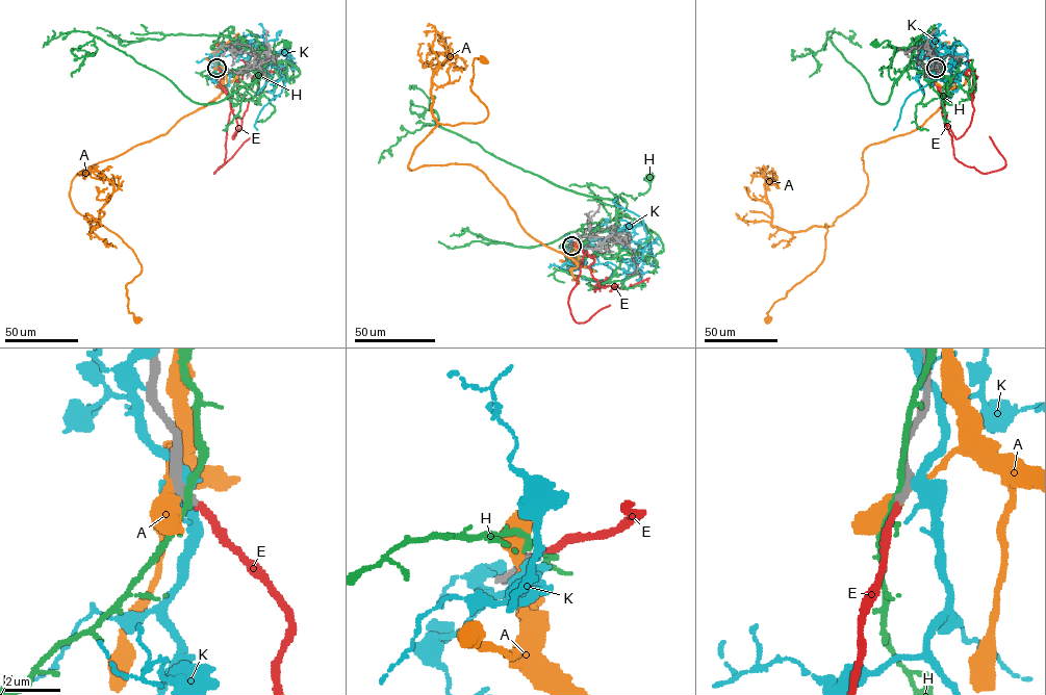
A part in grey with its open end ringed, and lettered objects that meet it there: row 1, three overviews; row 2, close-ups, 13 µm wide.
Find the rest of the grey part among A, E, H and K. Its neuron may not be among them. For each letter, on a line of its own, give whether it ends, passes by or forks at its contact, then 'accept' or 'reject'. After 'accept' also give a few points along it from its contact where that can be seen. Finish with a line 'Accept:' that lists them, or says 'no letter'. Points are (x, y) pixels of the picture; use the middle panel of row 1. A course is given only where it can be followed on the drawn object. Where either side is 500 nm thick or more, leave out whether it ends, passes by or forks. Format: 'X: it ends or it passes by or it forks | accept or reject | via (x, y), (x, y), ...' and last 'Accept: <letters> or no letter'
A: it passes by | reject
E: it ends | accept | via (571, 246), (576, 242), (587, 252), (568, 298), (572, 319), (578, 323), (586, 322), (610, 305)
H: it passes by | reject
K: it forks | reject
Accept: E

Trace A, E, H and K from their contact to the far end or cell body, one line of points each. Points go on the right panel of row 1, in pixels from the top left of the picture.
A: (937, 67), (947, 67), (953, 91), (914, 130), (864, 150), (866, 194), (825, 224), (824, 258), (767, 319)
E: (936, 68), (934, 83), (942, 97), (943, 118), (954, 157), (984, 173), (1002, 169), (1004, 159), (989, 136)
H: (936, 67), (937, 50), (920, 41), (904, 71), (891, 79), (889, 69), (894, 48), (887, 41), (875, 45)
K: (937, 67), (937, 49), (947, 47), (944, 59), (927, 83), (907, 98), (893, 130)

